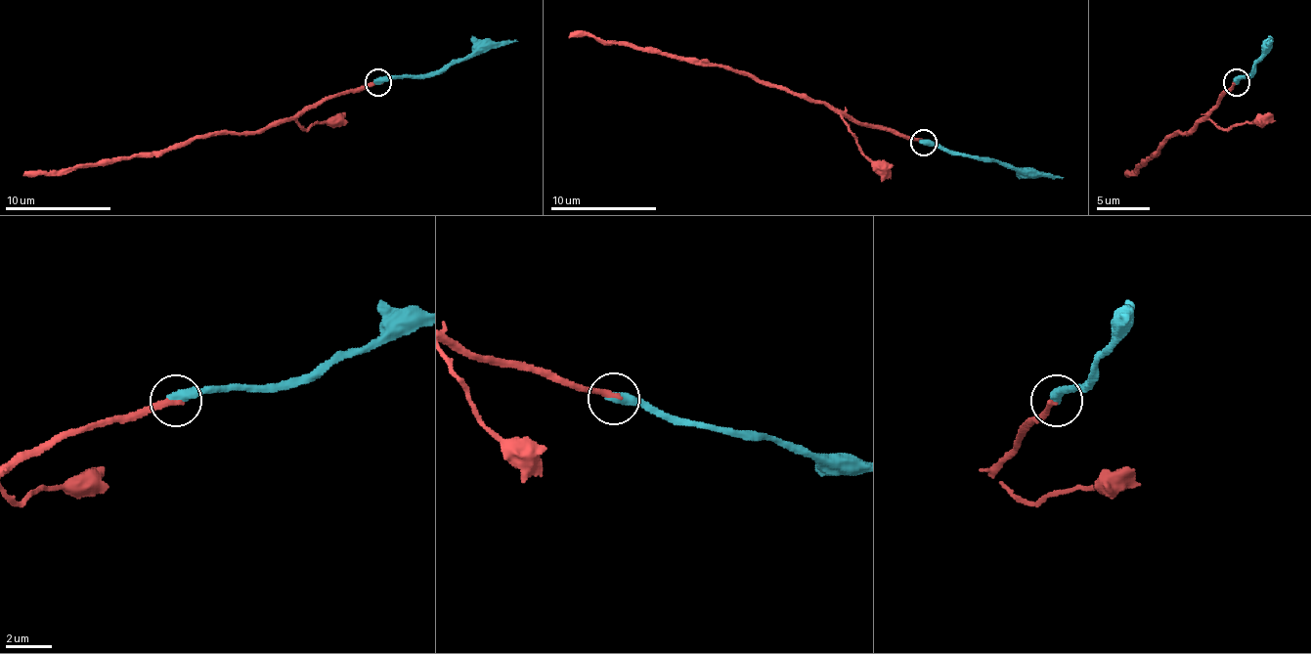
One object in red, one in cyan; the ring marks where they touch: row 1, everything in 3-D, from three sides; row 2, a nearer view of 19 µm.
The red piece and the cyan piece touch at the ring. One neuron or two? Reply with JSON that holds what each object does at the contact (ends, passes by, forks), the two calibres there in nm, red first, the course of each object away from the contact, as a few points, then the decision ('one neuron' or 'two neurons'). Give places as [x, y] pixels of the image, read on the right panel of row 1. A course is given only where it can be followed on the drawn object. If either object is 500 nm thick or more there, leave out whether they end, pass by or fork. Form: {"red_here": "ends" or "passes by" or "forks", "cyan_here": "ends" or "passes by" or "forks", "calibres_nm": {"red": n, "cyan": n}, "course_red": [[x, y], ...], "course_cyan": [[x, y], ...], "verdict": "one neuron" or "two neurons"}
{"red_here": "ends", "cyan_here": "ends", "calibres_nm": {"red": 280, "cyan": 480}, "course_red": [[1235, 83], [1190, 131], [1176, 133], [1158, 147], [1136, 170], [1128, 173], [1131, 176]], "course_cyan": [[1238, 83], [1250, 75], [1272, 40]], "verdict": "one neuron"}

